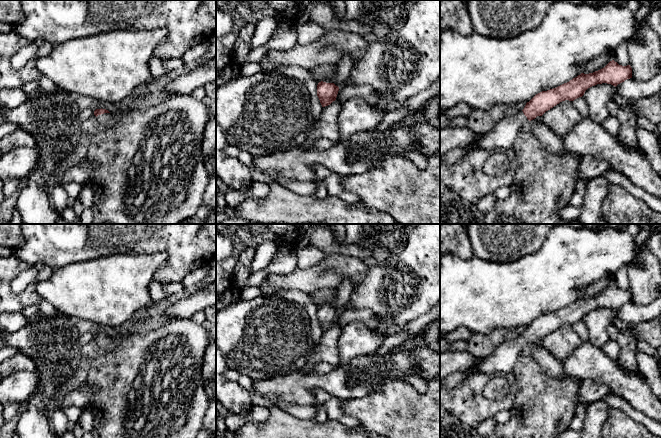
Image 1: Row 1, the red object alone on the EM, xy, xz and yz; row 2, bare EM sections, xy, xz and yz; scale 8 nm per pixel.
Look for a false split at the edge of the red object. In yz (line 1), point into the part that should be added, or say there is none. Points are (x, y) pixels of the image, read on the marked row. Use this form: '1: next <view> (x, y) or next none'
1: next yz (502, 137)

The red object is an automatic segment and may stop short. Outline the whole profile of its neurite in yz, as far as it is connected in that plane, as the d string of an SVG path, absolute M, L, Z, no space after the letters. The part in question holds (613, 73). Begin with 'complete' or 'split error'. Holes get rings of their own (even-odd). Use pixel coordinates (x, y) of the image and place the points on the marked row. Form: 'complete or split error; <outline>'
split error; M614 60L593 73L581 73L567 83L536 94L526 103L522 111L518 111L515 115L504 117L490 131L482 134L476 147L472 149L456 148L447 152L440 159L447 165L454 165L475 149L484 149L489 153L513 149L518 132L528 127L531 120L537 116L542 116L560 102L565 100L574 101L582 97L588 88L597 84L607 83L616 87L630 78L632 78L631 66L619 65Z

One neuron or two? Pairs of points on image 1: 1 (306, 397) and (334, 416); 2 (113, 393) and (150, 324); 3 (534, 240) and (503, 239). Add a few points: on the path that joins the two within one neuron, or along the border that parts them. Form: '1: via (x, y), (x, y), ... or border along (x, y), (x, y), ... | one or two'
1: border along (312, 391), (322, 388), (338, 398) | two
2: border along (167, 322), (144, 333), (131, 333), (129, 335) | two
3: via (526, 239), (511, 239) | one

